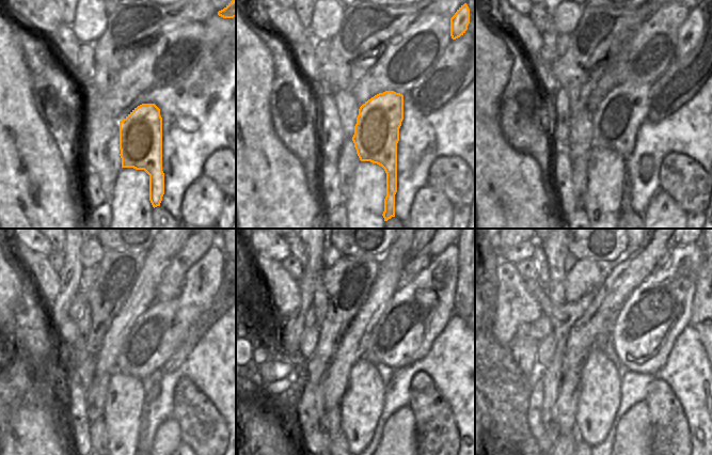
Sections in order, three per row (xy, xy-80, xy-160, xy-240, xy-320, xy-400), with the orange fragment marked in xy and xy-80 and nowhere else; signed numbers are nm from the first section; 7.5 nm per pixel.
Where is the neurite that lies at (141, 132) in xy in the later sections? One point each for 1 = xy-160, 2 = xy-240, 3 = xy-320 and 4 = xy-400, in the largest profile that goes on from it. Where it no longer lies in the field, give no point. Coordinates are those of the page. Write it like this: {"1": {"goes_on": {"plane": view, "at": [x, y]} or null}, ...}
{"1": {"goes_on": {"plane": "xy-160", "at": [616, 120]}}, "2": {"goes_on": {"plane": "xy-240", "at": [154, 338]}}, "3": {"goes_on": {"plane": "xy-320", "at": [420, 310]}}, "4": {"goes_on": {"plane": "xy-400", "at": [644, 331]}}}

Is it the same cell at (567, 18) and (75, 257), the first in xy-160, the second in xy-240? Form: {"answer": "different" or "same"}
{"answer": "different"}

